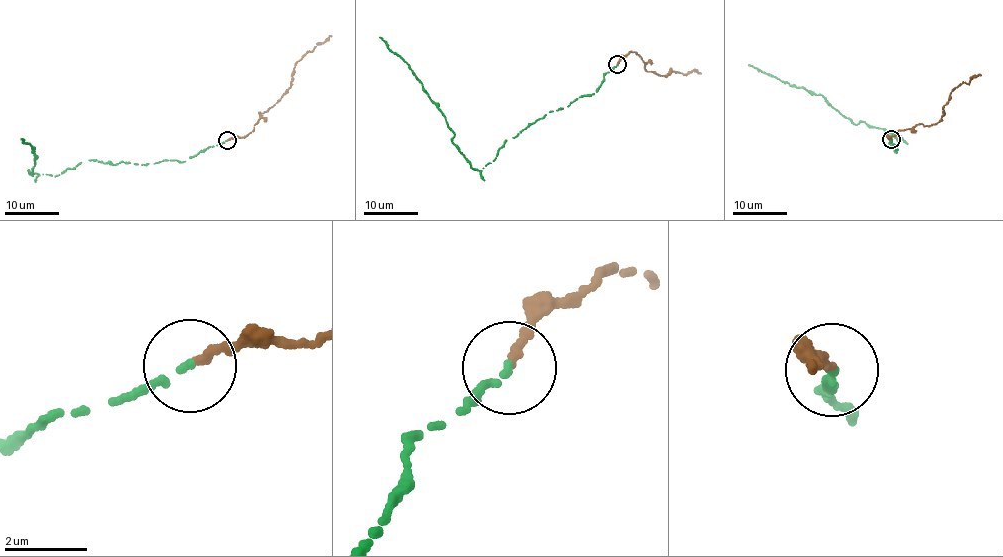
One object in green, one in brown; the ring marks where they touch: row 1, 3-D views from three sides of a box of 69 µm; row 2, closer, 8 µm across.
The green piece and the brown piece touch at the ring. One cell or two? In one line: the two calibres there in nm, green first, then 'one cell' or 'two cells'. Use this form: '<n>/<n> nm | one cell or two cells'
180/200 nm | one cell

